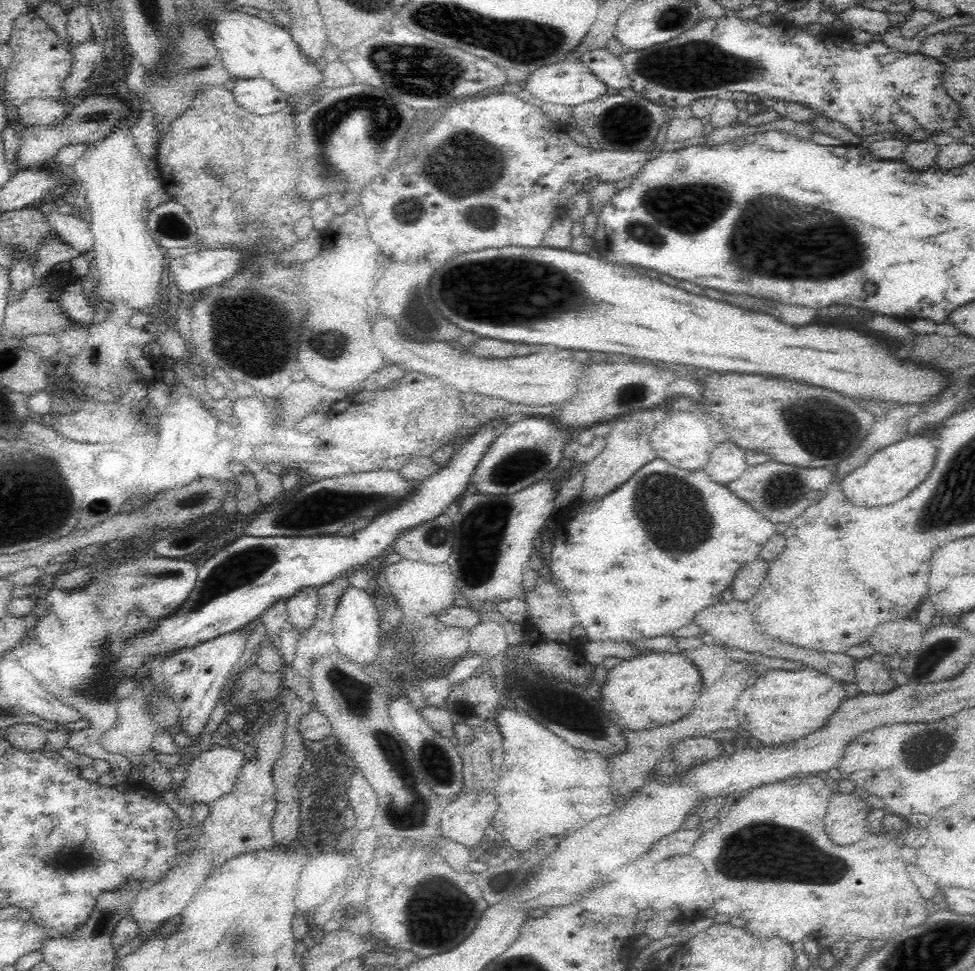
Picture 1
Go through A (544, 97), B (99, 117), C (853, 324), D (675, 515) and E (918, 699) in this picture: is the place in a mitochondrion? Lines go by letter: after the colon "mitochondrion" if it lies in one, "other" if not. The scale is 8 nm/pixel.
A: other
B: other
C: other
D: mitochondrion
E: mitochondrion

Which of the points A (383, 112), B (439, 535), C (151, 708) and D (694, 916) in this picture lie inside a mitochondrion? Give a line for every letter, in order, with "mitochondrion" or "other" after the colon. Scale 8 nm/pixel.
A: mitochondrion
B: mitochondrion
C: mitochondrion
D: other

